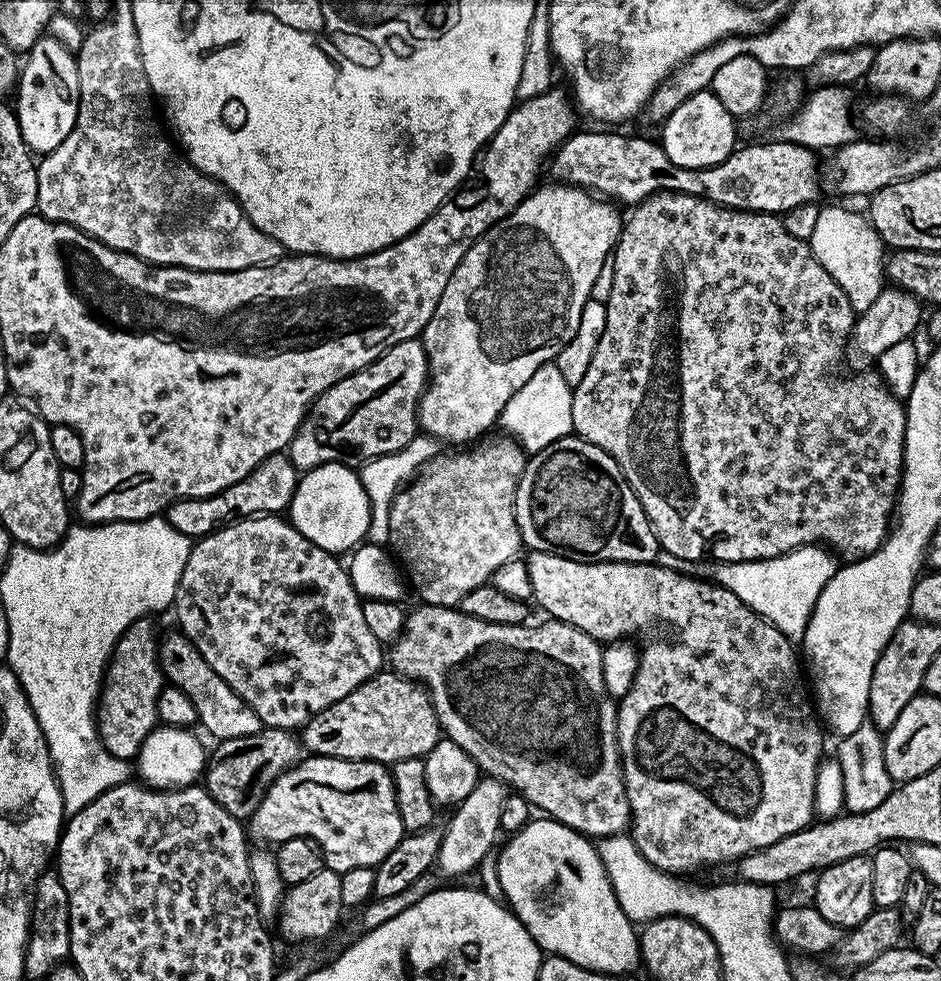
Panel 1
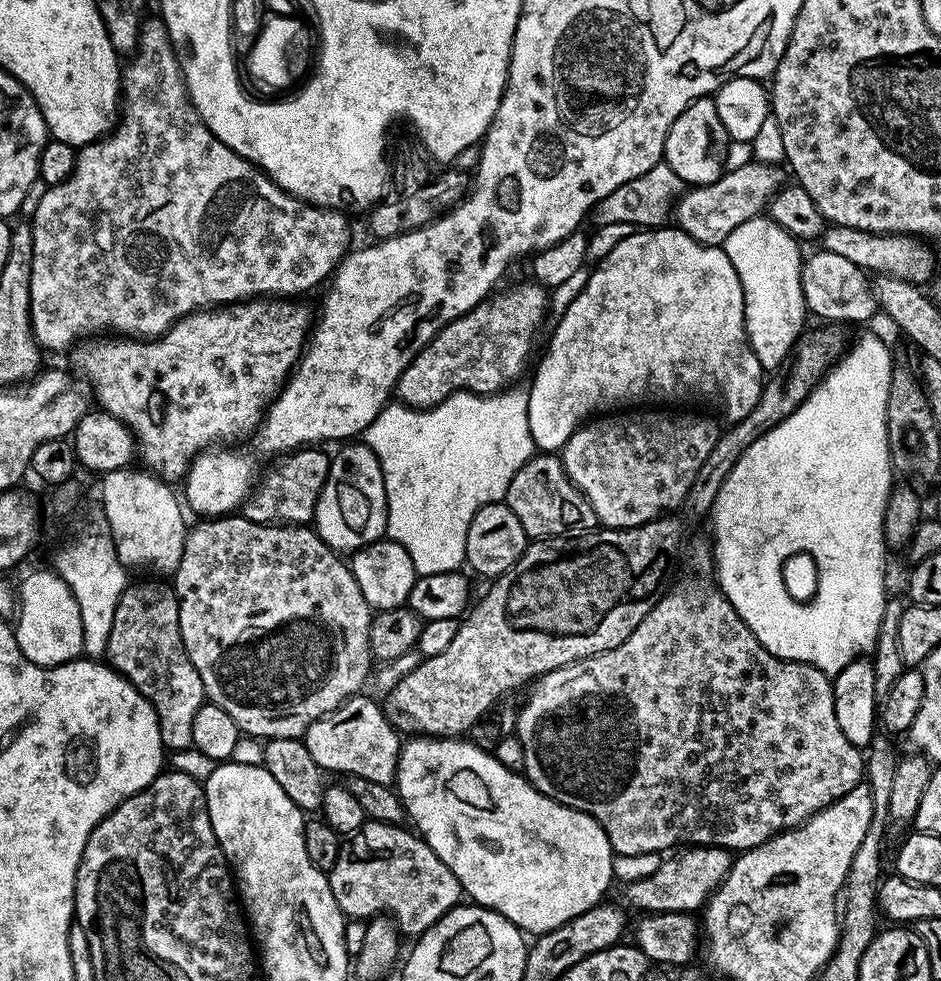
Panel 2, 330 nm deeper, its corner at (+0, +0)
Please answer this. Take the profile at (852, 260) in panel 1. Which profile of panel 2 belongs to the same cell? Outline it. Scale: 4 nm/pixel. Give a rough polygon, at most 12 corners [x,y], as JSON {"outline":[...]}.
{"outline":[[761,214],[722,245],[766,370],[805,331],[801,245]]}

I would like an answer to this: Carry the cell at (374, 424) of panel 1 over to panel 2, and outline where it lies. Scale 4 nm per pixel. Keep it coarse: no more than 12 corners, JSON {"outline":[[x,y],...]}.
{"outline":[[537,282],[446,325],[394,389],[409,408],[519,381],[549,315]]}

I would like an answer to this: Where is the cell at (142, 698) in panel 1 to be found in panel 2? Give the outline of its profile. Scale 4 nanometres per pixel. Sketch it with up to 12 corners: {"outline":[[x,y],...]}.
{"outline":[[129,583],[106,660],[191,749],[206,703],[175,587]]}

